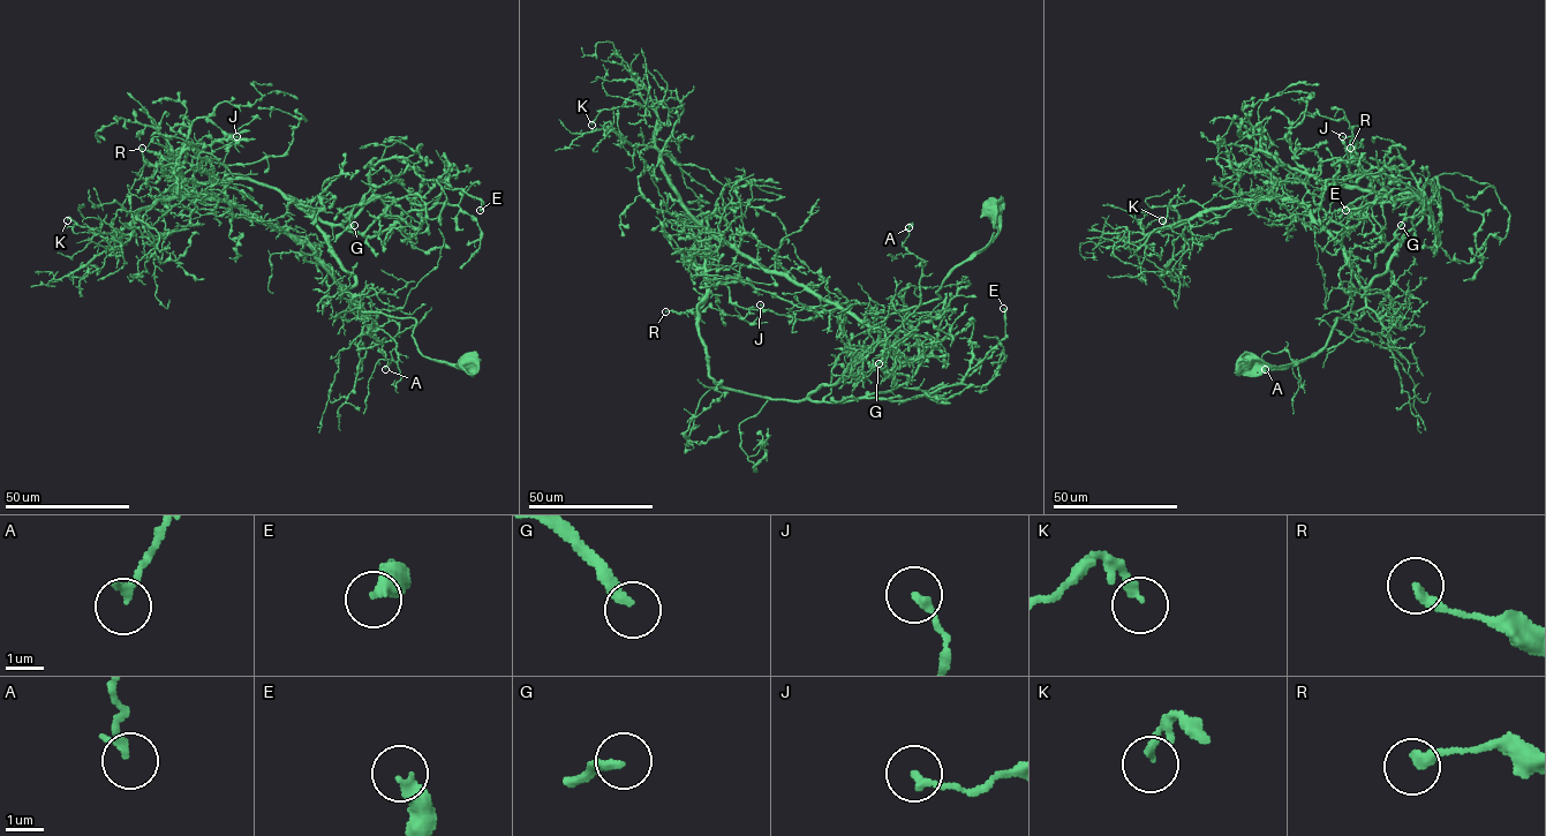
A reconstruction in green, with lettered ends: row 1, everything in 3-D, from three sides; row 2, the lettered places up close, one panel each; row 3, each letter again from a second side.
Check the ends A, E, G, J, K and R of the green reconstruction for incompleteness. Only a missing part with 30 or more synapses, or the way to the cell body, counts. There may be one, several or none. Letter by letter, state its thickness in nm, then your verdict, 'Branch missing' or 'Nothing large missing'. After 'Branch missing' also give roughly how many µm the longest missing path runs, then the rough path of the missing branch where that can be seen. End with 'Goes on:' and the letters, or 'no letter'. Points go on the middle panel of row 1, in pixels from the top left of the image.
A: Thickness 220 nm. Nothing large missing
E: Thickness 380 nm. Branch missing. Missing length about 20 µm. Course of what is missing: (1003, 308), (994, 295), (988, 301)
G: Thickness 240 nm. Branch missing. Missing length about 10 µm. Course of what is missing: (879, 363), (881, 353), (890, 349)
J: Thickness 200 nm. Nothing large missing
K: Thickness 220 nm. Nothing large missing
R: Thickness 320 nm. Nothing large missing
Goes on: E, G

